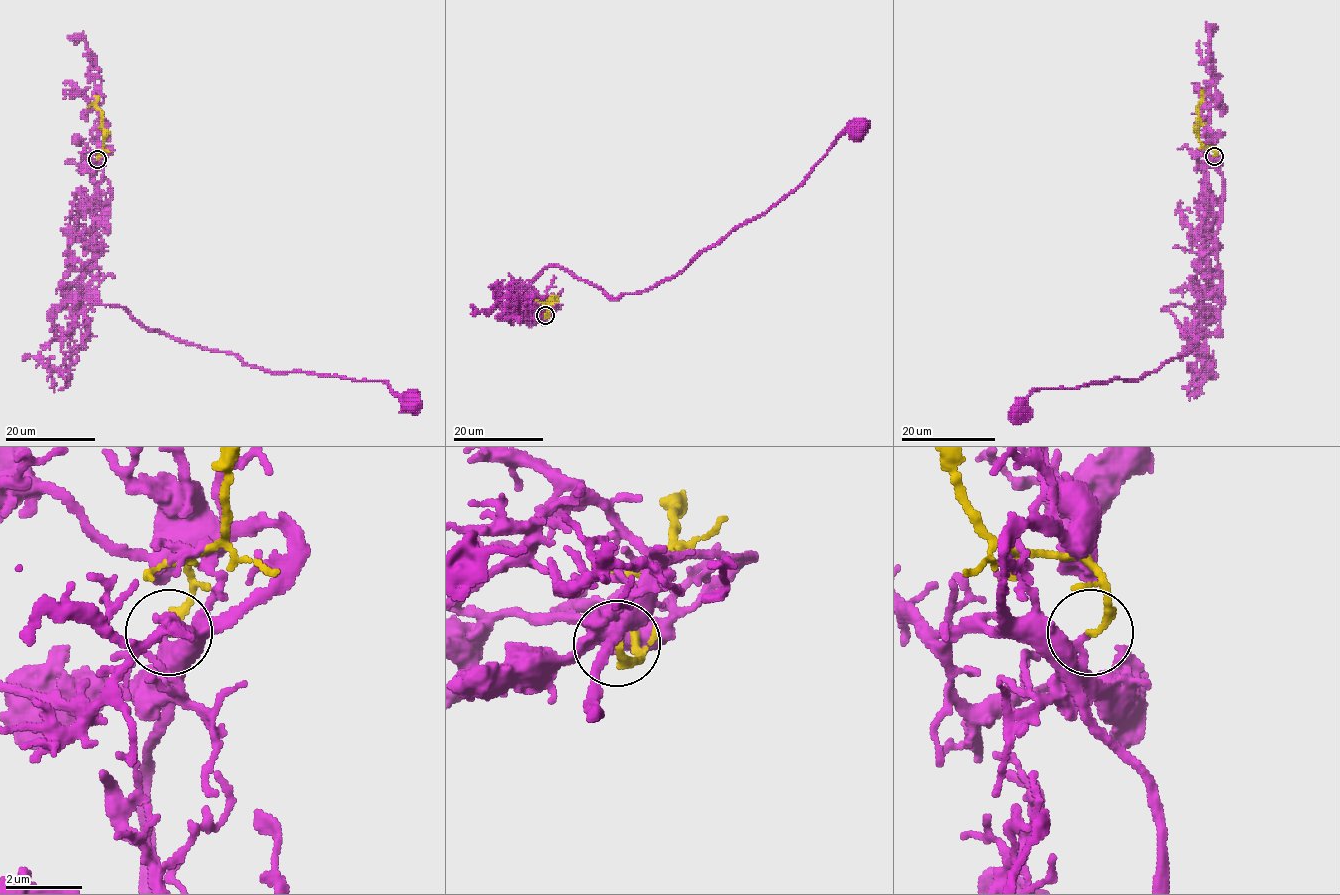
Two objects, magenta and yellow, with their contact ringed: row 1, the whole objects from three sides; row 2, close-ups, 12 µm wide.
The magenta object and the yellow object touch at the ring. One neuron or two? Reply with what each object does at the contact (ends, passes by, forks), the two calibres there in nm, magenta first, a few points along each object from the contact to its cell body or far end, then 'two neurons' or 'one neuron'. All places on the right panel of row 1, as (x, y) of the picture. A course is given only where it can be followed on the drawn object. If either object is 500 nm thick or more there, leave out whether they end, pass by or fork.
magenta ends; yellow ends; calibres 320 and 240 nm; course magenta (1214, 156), (1206, 289), (1163, 308), (1198, 339), (1138, 379), (1035, 389), (1017, 411); course yellow (1214, 156), (1214, 149), (1205, 147), (1198, 137), (1197, 107), (1203, 97), (1199, 101); two neurons

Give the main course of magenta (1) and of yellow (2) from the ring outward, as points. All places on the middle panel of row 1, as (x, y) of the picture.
1: (545, 315), (545, 300), (521, 296), (544, 269), (613, 299), (656, 286), (766, 213), (857, 127)
2: (545, 315), (548, 315), (552, 299), (543, 304), (536, 300)

